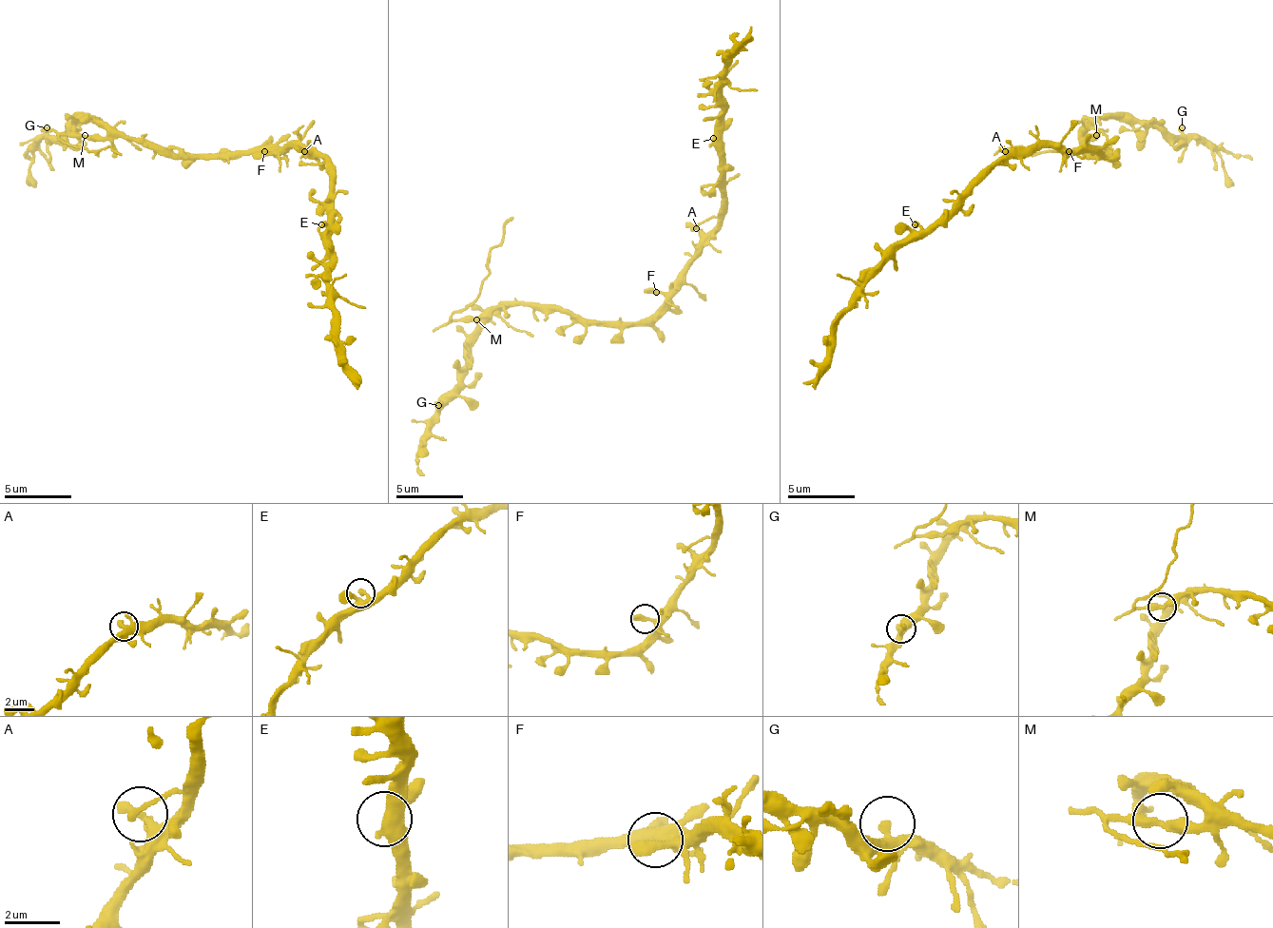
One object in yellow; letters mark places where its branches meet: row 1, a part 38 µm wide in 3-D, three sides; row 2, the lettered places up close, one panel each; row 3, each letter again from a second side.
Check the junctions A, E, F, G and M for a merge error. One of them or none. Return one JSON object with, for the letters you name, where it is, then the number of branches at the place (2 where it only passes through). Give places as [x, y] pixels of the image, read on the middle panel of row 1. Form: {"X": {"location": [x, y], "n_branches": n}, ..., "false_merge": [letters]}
{"M": {"location": [476, 319], "n_branches": 2}, "false_merge": ["M"]}

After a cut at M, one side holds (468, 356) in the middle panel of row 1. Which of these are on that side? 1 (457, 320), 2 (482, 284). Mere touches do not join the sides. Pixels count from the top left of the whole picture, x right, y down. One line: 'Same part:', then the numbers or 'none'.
Same part: none

